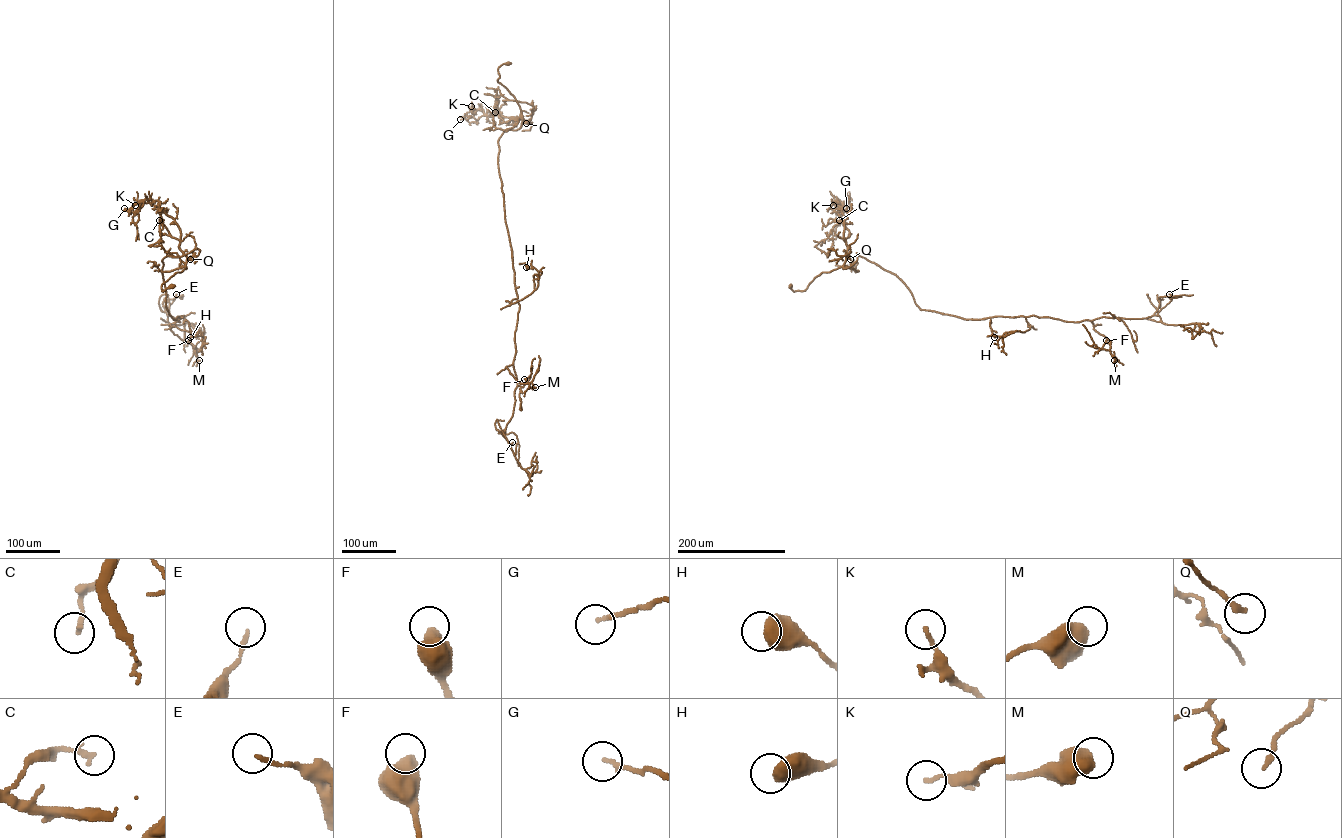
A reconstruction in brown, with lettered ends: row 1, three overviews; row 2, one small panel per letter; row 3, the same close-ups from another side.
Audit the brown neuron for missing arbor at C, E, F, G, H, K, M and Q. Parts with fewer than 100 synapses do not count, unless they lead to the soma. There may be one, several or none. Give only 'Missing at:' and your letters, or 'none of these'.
Missing at: none of these

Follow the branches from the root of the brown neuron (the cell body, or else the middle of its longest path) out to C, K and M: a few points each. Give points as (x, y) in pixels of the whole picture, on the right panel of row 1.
C: (790, 286), (794, 291), (805, 290), (823, 272), (843, 265), (848, 247), (845, 239), (849, 233), (839, 220)
K: (790, 286), (794, 291), (805, 290), (823, 272), (843, 265), (848, 246), (843, 204), (837, 199), (833, 205)
M: (790, 286), (805, 290), (823, 272), (853, 265), (856, 253), (895, 274), (921, 309), (1090, 320), (1114, 360)

